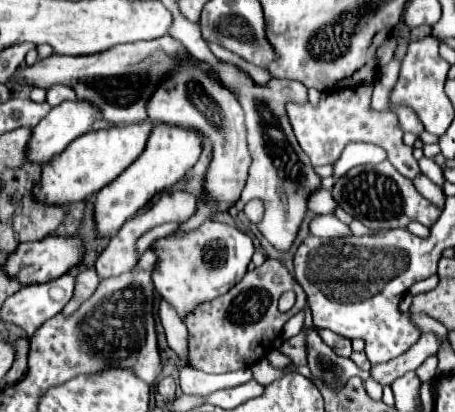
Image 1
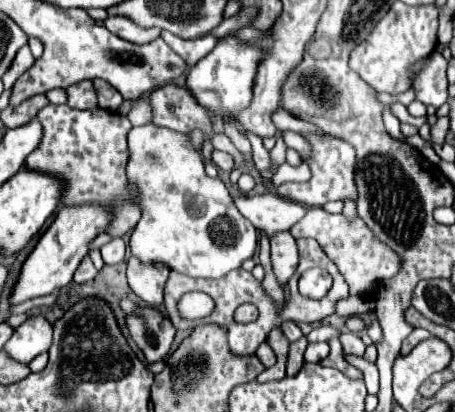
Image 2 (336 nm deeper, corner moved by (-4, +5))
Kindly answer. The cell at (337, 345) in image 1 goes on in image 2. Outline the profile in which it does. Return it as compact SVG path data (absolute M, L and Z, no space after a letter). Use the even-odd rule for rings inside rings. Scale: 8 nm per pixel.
M317 325L317 327L313 327L313 331L307 335L307 341L309 343L317 343L317 341L327 341L327 339L331 339L331 337L339 337L339 331L335 329L335 327L331 327L331 325Z

